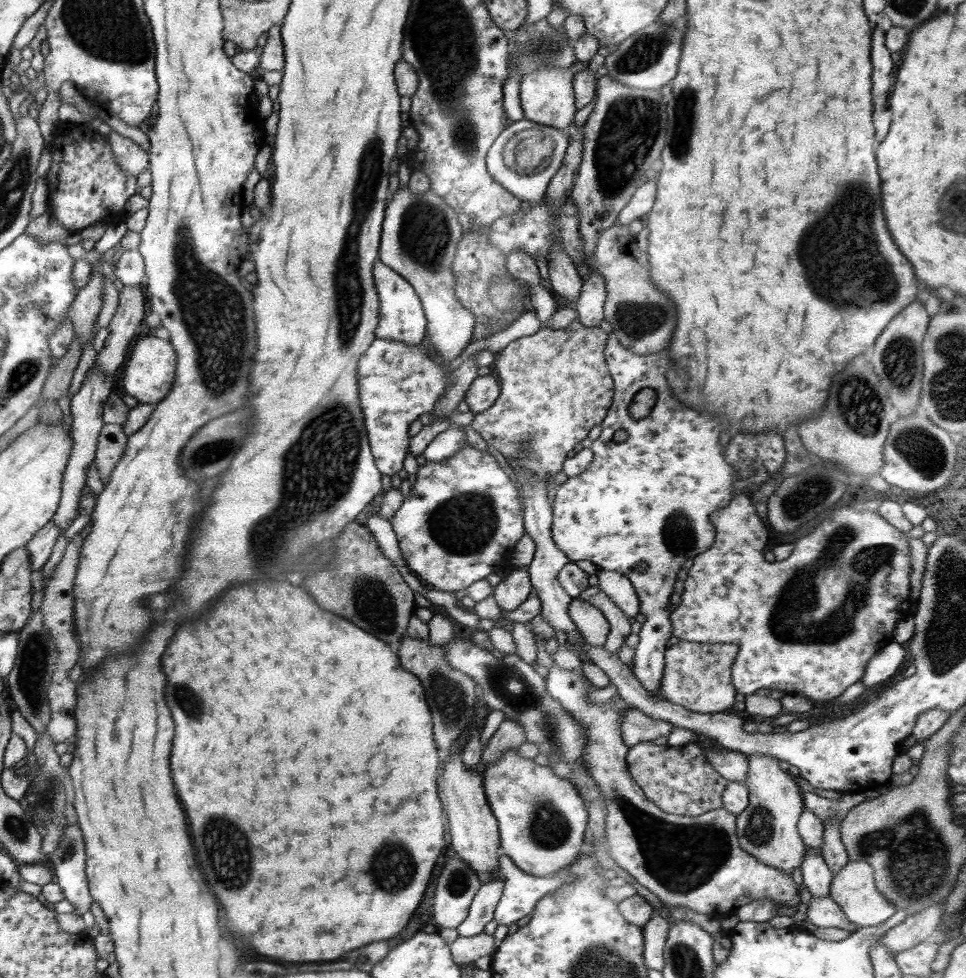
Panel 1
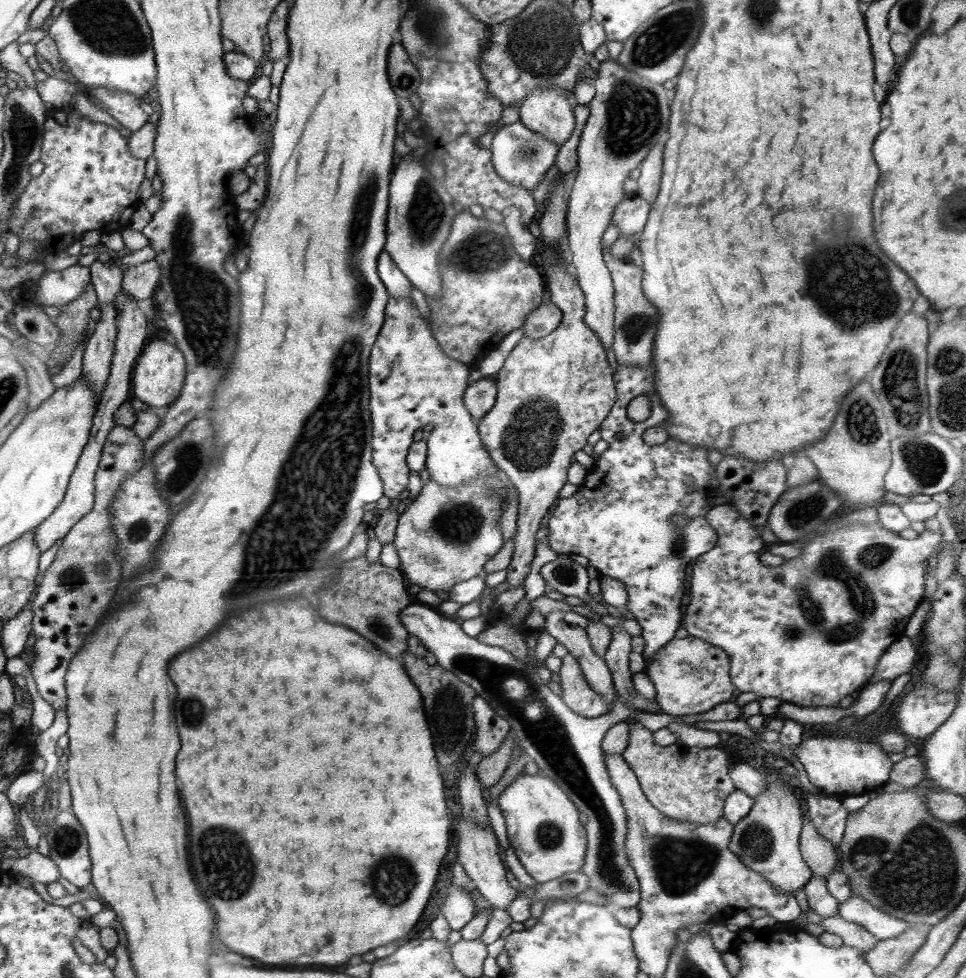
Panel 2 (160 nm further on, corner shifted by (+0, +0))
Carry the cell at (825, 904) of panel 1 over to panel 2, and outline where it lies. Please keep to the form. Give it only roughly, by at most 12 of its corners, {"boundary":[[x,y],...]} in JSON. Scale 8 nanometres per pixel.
{"boundary":[[839,914],[824,918],[821,927],[844,945],[872,950],[878,940],[865,928]]}

